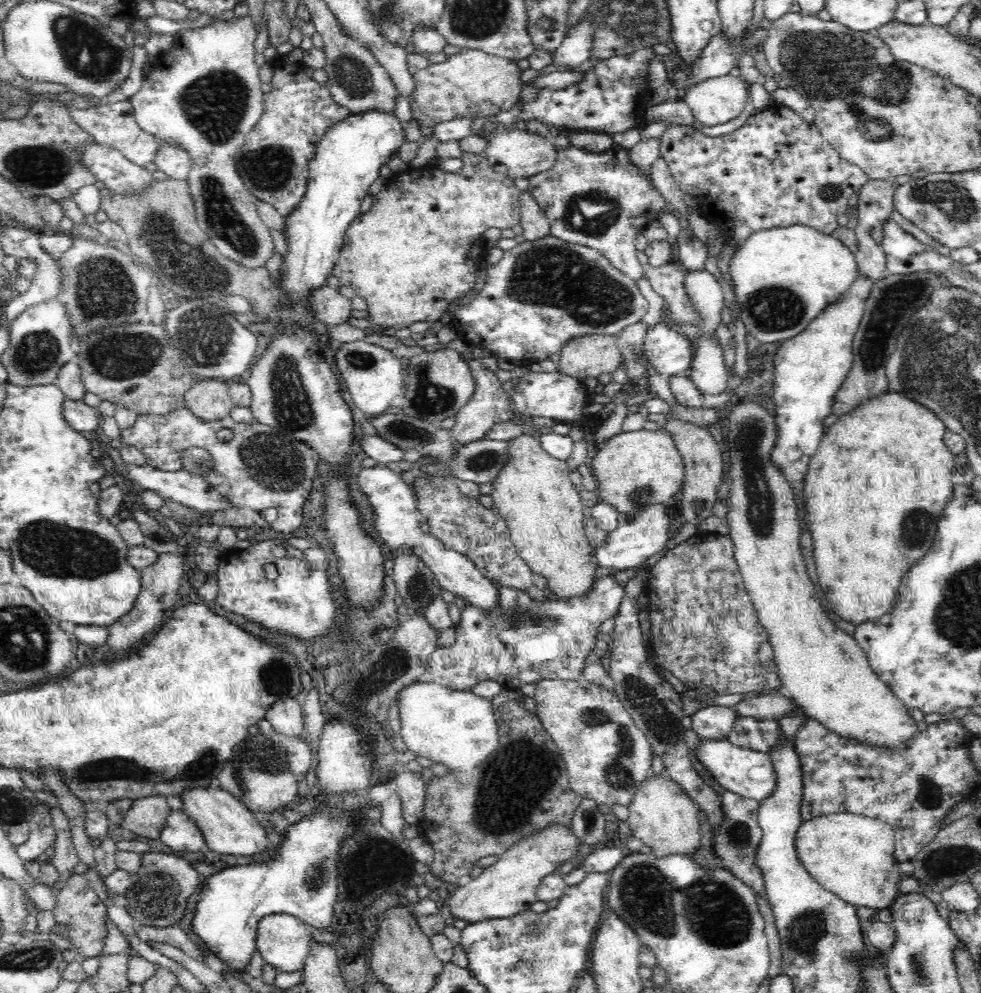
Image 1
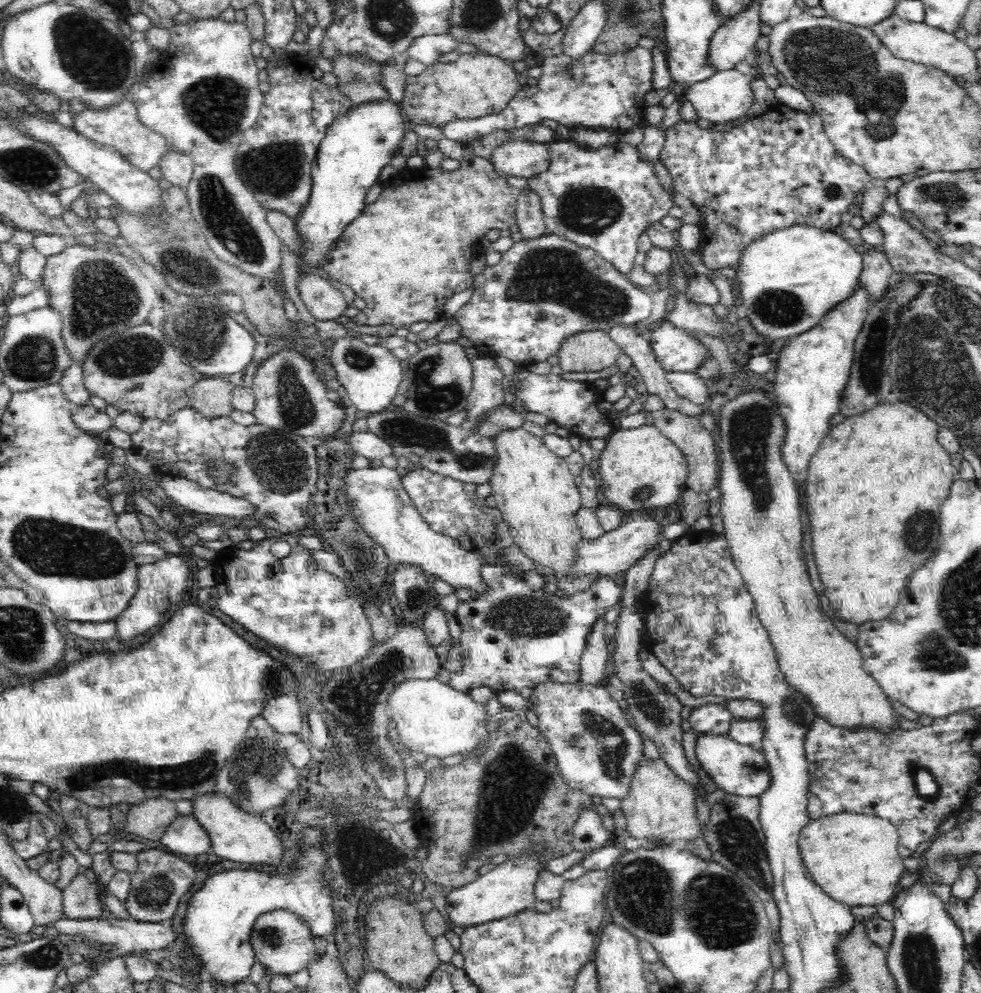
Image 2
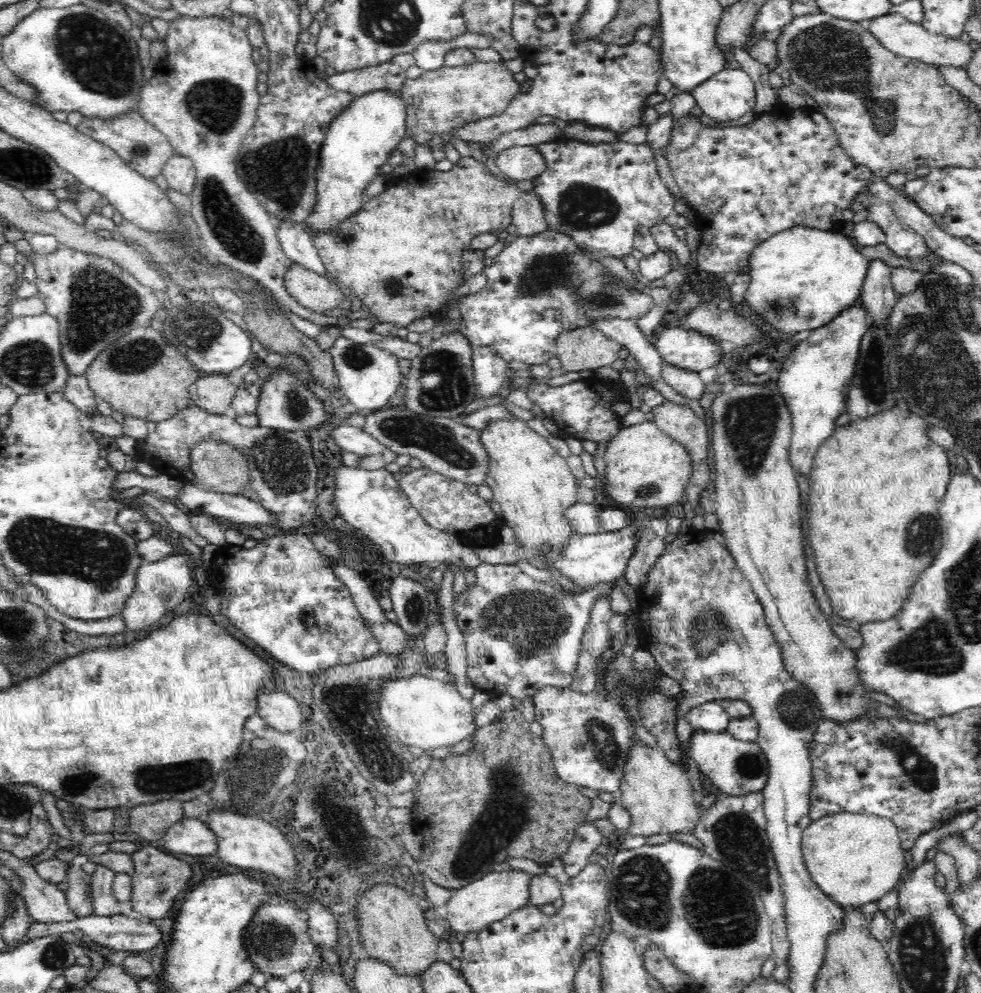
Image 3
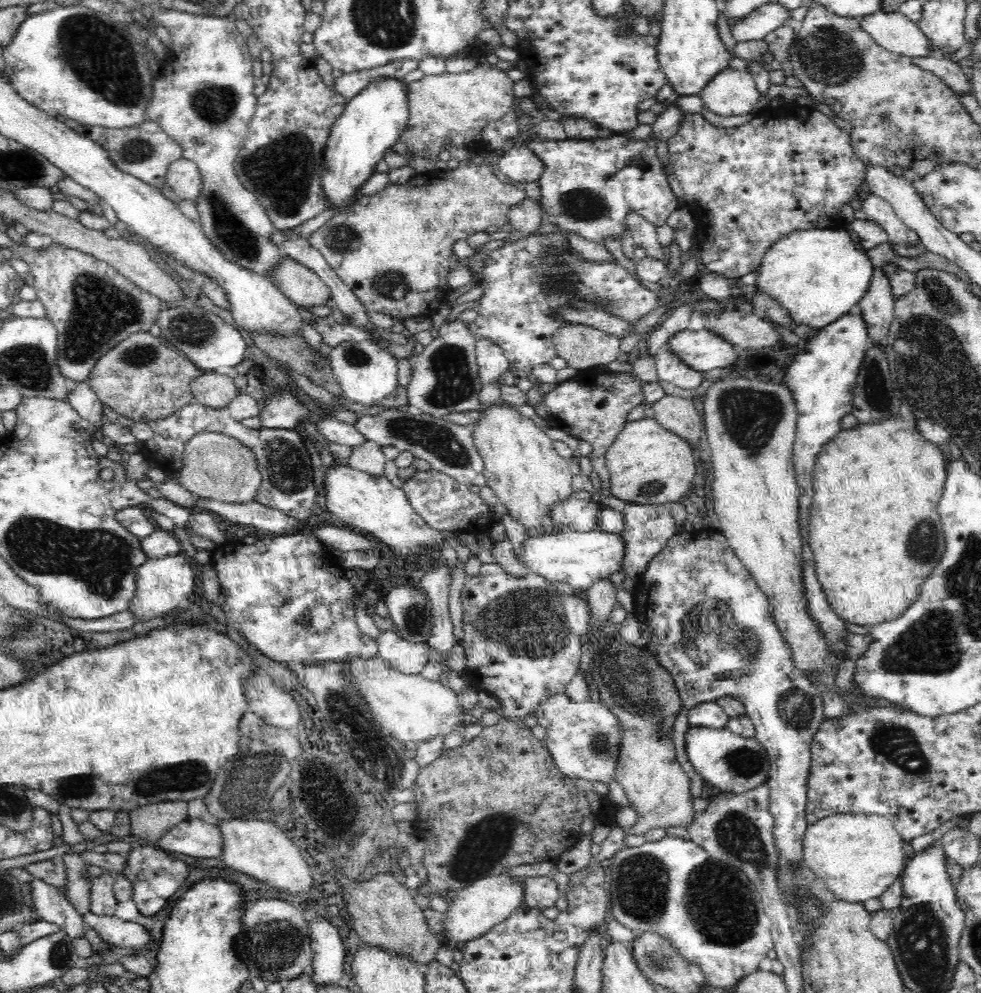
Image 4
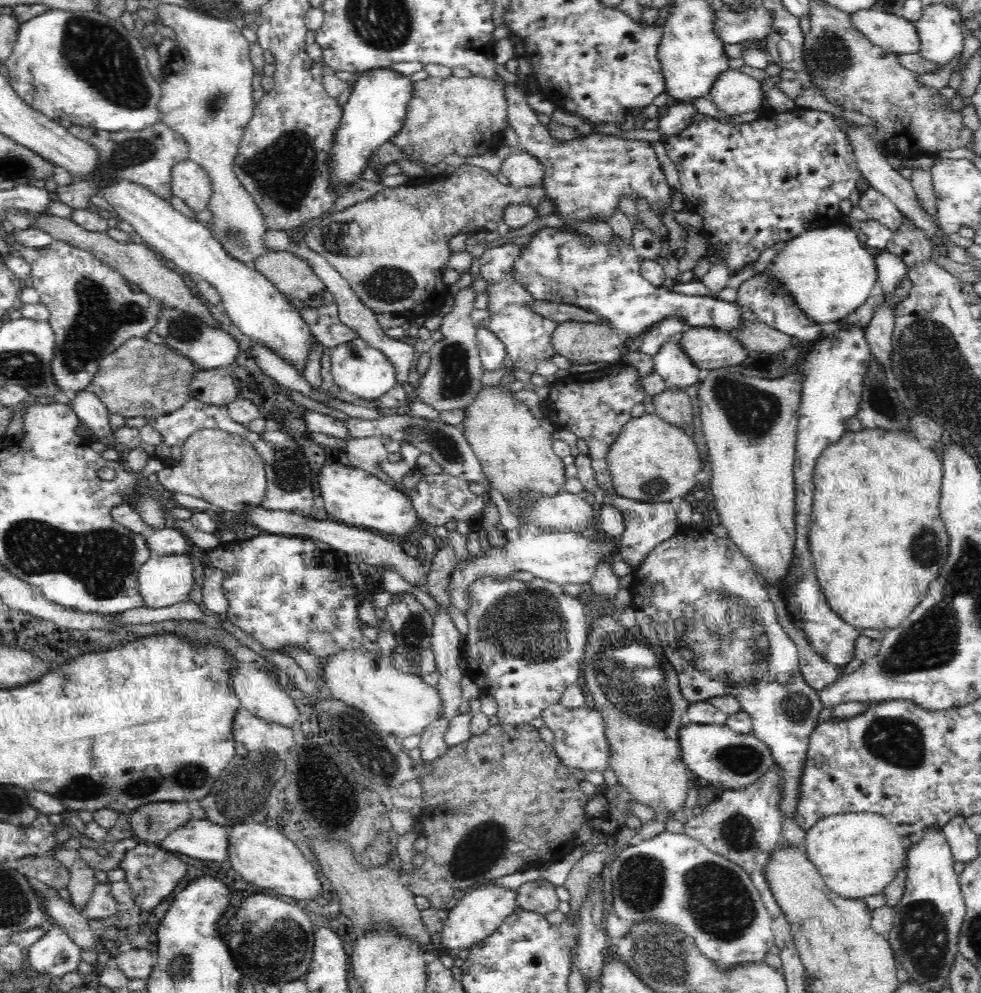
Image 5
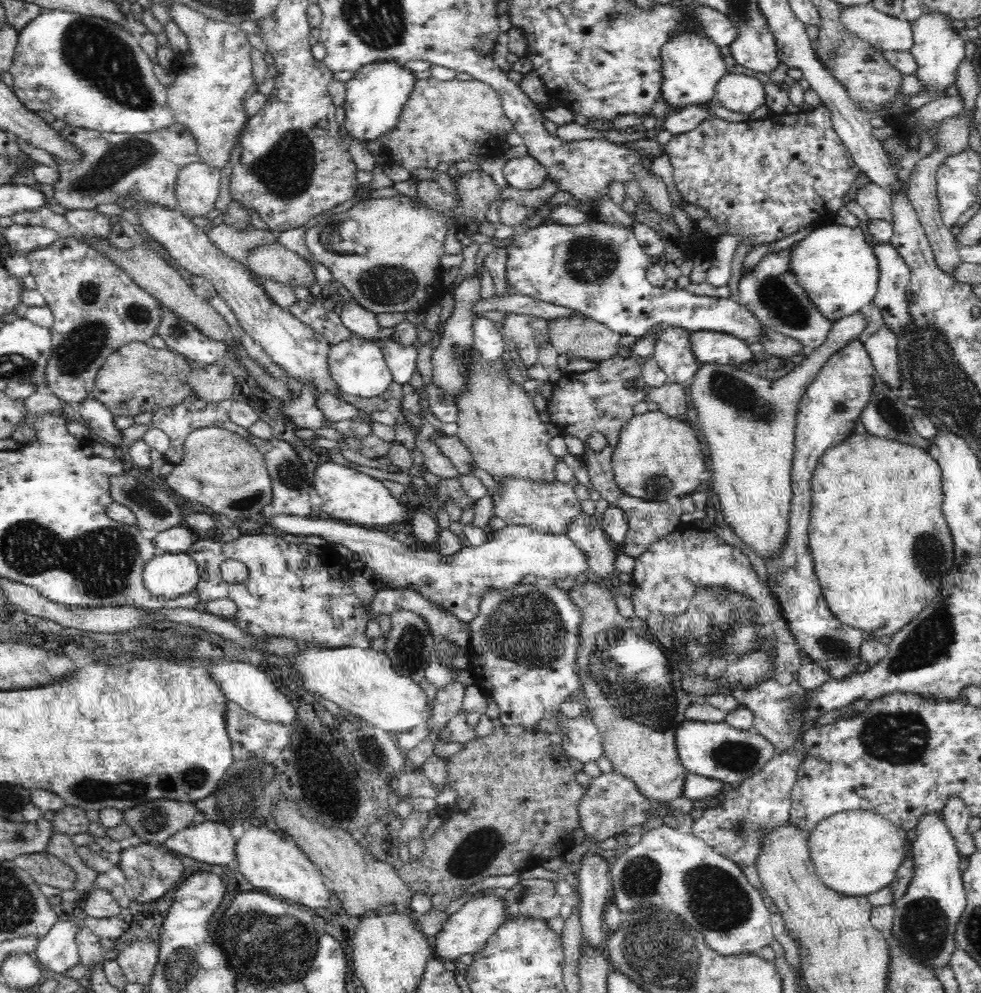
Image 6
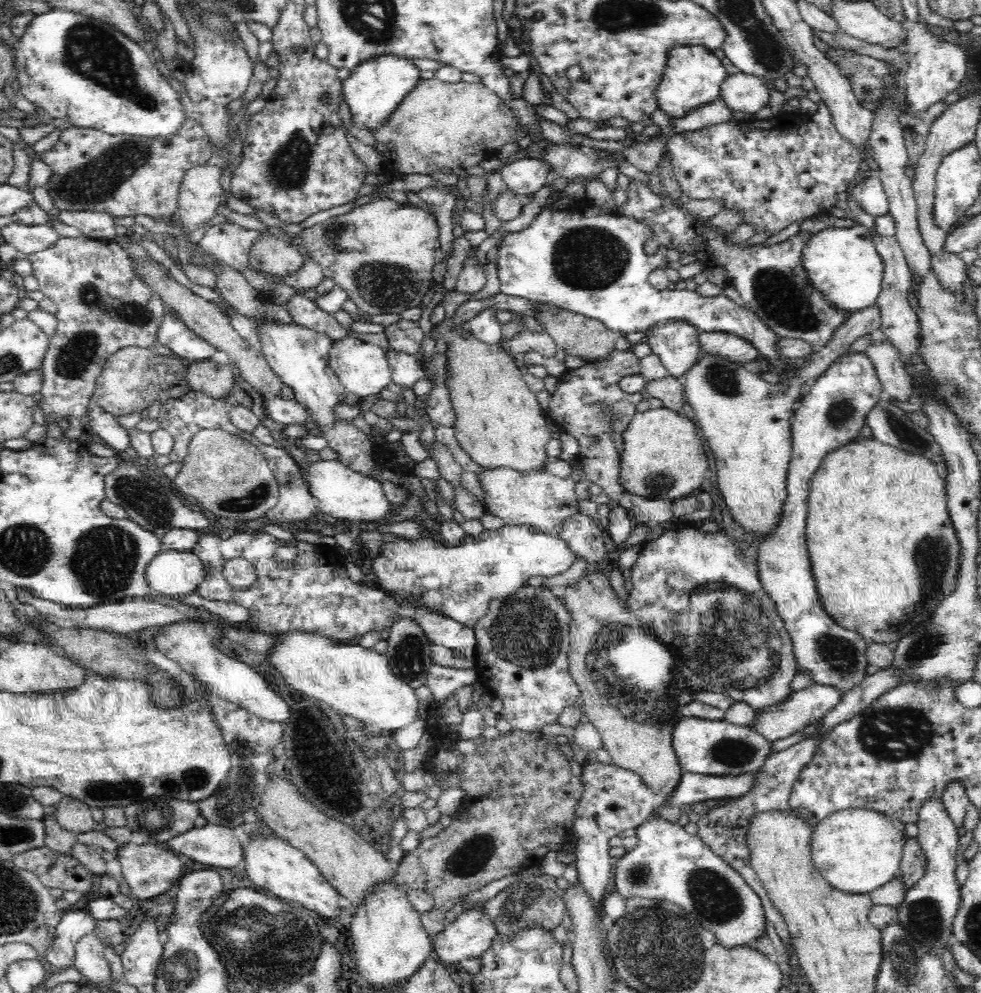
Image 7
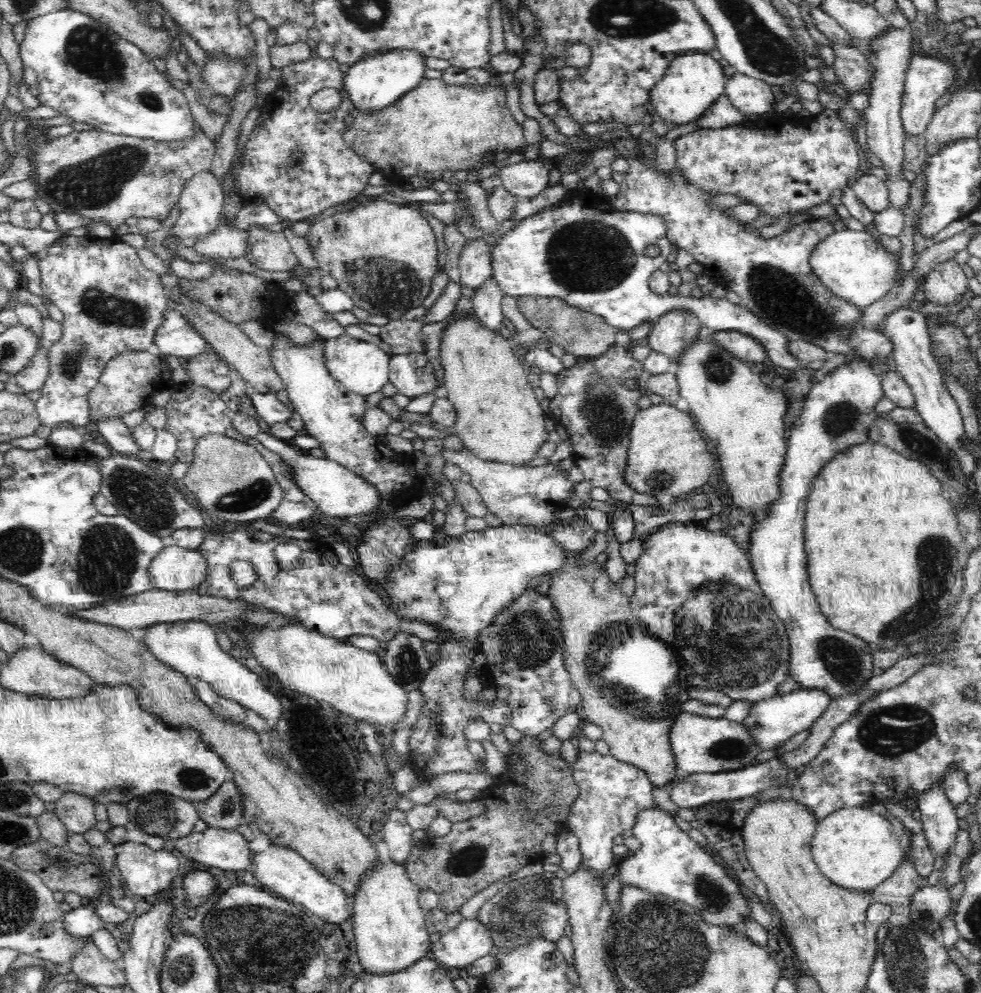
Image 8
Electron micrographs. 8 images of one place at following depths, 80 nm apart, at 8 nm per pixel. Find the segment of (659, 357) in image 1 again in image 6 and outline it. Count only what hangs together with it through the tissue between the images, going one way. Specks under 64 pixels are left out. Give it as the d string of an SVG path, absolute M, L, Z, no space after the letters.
M692 331L691 351L698 364L718 363L740 365L748 362L754 352L746 341L722 332Z

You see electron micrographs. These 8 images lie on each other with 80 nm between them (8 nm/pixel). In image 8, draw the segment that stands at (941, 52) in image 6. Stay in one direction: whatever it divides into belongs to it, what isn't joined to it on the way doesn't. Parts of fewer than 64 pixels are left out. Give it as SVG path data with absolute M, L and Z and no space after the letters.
M916 54L906 70L904 92L900 109L900 116L905 138L925 132L930 119L936 112L934 104L940 96L946 93L950 86L954 86L956 66L954 62L946 62L946 58L928 58L924 54Z

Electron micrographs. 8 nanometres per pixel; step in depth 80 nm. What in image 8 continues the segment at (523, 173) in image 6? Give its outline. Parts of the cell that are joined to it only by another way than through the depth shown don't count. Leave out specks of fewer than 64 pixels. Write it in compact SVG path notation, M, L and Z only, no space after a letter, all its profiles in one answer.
M539 159L524 160L500 170L501 185L518 198L538 196L550 182L550 170Z

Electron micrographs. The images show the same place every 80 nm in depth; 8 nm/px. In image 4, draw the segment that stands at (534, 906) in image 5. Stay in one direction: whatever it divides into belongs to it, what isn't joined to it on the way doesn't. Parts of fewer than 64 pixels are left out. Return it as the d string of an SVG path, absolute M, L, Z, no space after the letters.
M548 875L534 876L524 881L524 902L528 908L552 908L559 899L558 884Z

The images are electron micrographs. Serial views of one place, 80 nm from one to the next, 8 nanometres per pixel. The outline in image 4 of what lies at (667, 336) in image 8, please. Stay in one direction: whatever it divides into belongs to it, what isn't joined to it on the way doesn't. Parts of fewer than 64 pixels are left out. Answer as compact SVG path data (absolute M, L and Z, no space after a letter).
M663 348L653 356L658 378L684 390L694 390L703 381L703 373L690 368L678 356Z

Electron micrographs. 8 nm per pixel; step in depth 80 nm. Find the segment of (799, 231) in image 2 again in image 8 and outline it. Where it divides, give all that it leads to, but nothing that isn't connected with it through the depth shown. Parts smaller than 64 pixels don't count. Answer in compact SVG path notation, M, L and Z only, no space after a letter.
M851 229L832 232L820 240L810 254L809 264L832 294L862 310L881 300L893 288L893 279L901 268L896 255L888 253L872 233Z

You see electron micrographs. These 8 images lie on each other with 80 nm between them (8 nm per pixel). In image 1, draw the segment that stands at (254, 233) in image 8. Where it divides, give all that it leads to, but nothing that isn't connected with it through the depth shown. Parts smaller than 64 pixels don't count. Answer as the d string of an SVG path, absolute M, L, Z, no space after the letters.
M328 285L318 288L313 292L310 300L313 310L316 312L315 316L327 326L340 326L340 324L348 322L347 320L351 317L351 300L342 296L336 288Z

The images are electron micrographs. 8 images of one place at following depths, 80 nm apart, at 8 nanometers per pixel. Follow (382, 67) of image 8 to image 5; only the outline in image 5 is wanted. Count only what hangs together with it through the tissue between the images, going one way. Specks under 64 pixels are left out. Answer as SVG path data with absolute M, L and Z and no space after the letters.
M390 67L376 68L368 72L358 74L356 82L352 85L350 96L347 98L346 104L343 106L344 116L341 116L338 128L335 129L334 141L331 144L330 156L327 162L330 163L330 173L327 180L331 190L335 192L337 189L346 192L348 186L352 182L356 182L362 174L362 170L368 166L366 158L372 156L372 152L376 148L380 148L390 136L396 136L405 122L405 114L407 104L411 98L412 84L410 77L403 76Z

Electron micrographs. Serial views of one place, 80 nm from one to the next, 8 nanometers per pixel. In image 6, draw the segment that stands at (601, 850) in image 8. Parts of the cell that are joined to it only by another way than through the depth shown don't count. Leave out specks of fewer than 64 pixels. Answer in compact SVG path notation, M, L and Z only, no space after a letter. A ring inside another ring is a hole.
M612 771L609 774L602 772L596 778L590 778L590 786L585 790L578 808L580 828L585 832L586 844L596 842L599 845L606 838L616 837L632 826L644 825L649 818L649 810L653 806L650 799L646 799L635 784L618 772ZM596 850L581 857L577 879L582 896L579 919L582 927L582 945L600 947L604 940L602 919L611 901L613 879L609 871L610 860Z

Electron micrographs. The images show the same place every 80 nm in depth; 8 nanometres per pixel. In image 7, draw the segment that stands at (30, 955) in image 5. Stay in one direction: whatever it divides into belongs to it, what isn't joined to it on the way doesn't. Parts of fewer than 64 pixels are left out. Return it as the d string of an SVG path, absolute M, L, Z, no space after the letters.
M85 909L66 910L63 913L54 940L46 950L46 960L52 965L64 970L73 966L75 955L75 944L82 938L82 935L94 933L96 919Z

